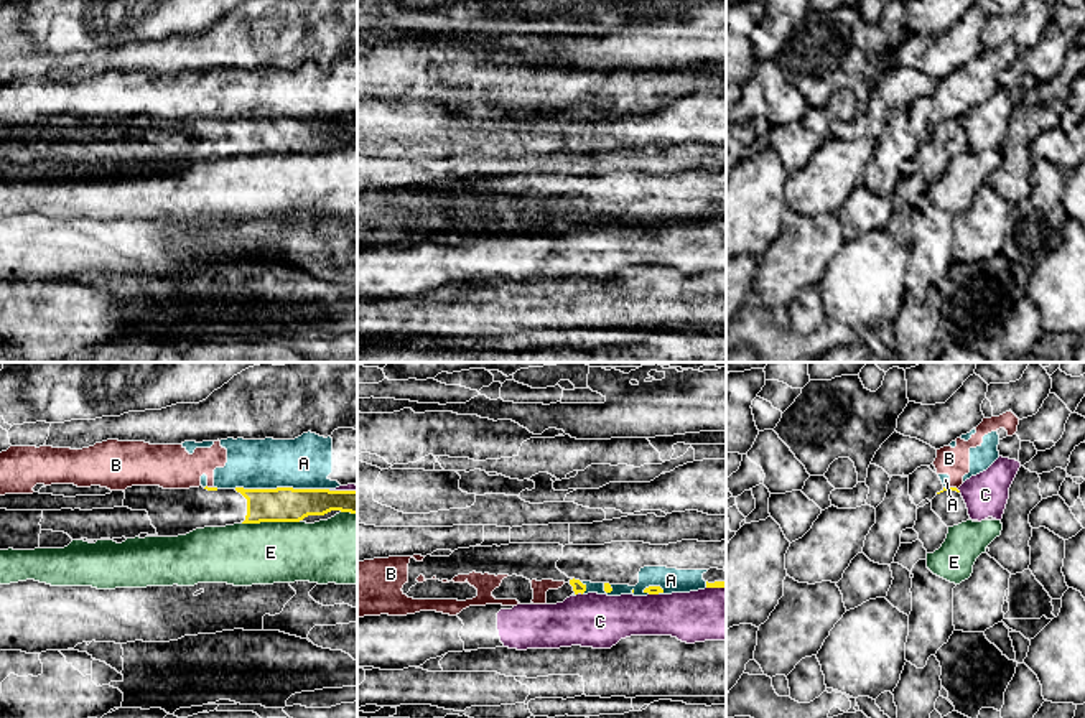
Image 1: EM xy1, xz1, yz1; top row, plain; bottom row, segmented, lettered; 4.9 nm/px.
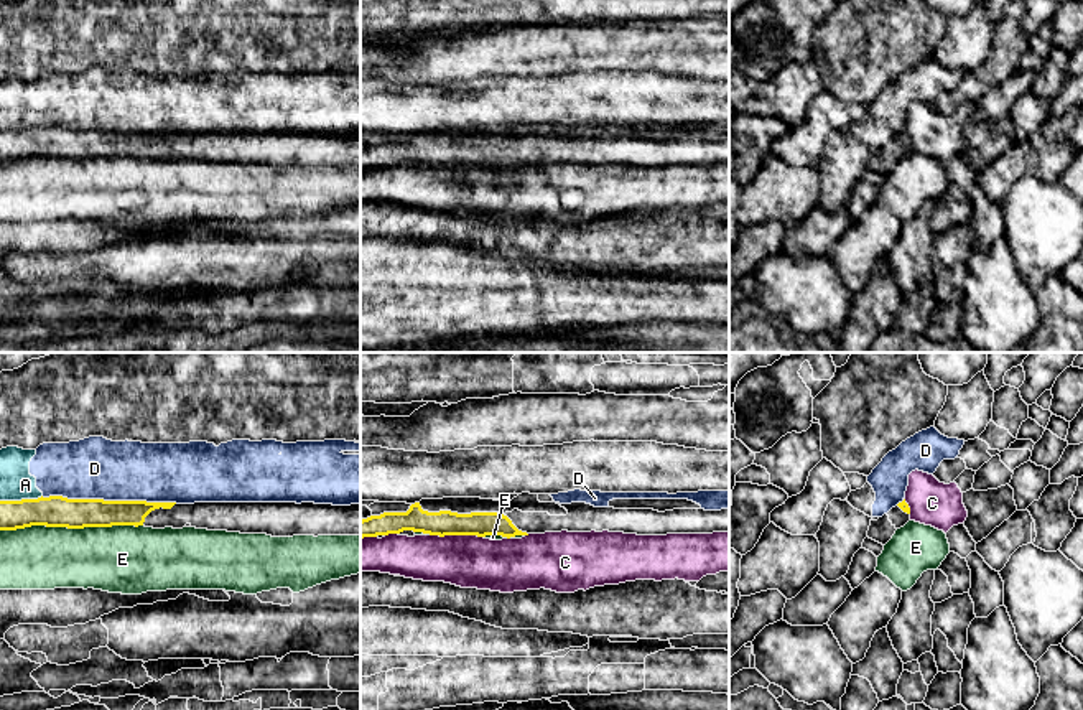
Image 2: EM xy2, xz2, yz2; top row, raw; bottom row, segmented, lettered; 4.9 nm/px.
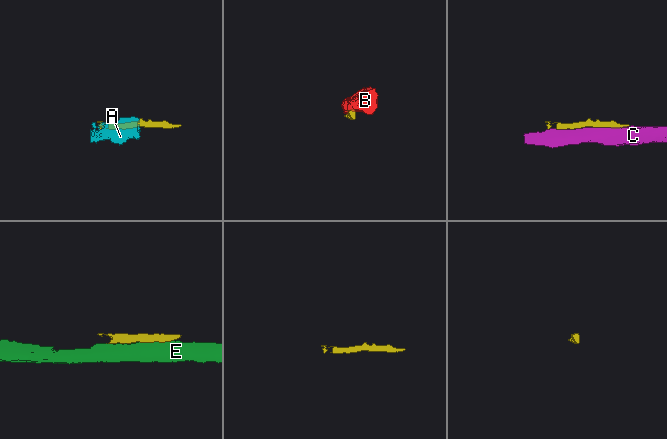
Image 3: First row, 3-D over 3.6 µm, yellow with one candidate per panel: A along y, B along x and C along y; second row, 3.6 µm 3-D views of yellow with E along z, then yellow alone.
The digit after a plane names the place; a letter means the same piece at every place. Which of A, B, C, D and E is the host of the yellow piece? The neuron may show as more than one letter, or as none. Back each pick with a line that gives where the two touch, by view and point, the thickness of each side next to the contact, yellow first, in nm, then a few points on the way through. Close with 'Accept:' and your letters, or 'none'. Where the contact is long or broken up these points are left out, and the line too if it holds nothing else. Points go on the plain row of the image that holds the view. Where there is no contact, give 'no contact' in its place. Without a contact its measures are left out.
Accept: none

